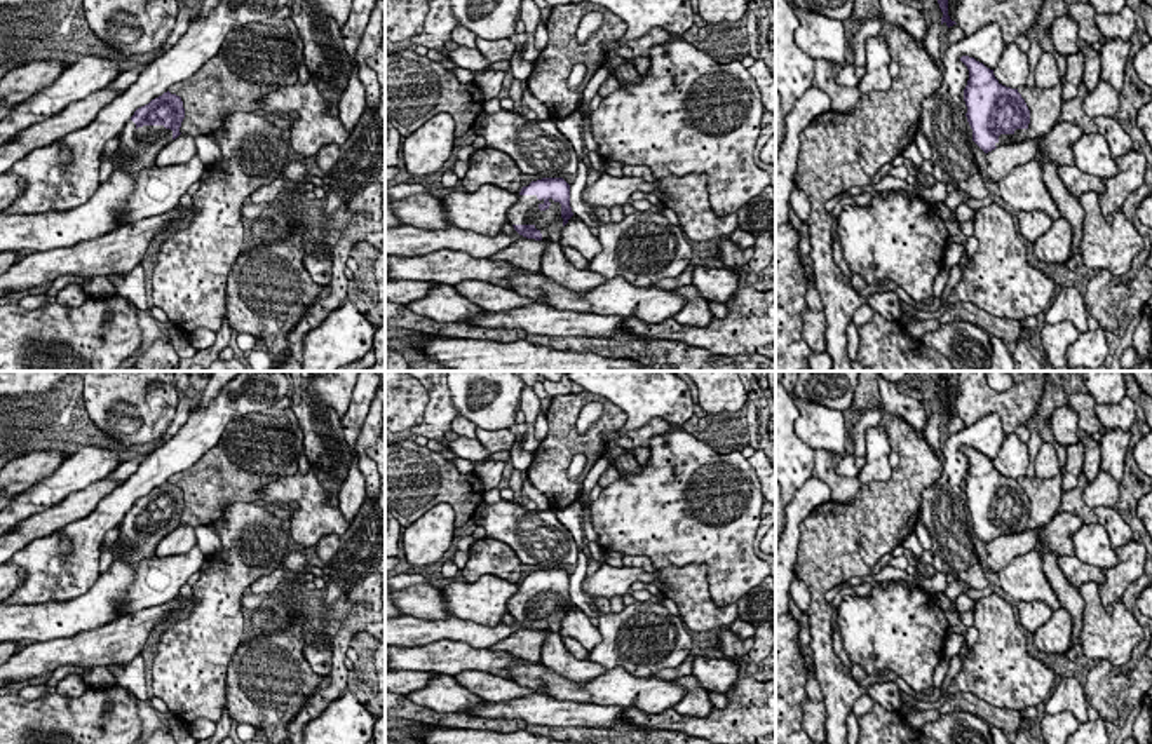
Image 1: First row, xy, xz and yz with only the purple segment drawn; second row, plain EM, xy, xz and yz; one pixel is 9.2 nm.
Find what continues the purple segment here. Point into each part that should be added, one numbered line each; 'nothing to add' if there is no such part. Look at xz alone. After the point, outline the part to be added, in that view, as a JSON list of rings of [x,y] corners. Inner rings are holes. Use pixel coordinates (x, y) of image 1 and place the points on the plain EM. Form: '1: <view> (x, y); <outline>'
1: xz (525, 601); [[[518,585],[518,592],[507,601],[507,613],[511,615],[533,615],[540,624],[542,631],[552,624],[559,624],[563,619],[561,594],[549,589],[551,596],[540,601],[537,585]]]

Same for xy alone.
1: xy (140, 537); [[[129,511],[119,528],[124,545],[117,559],[132,565],[155,556],[157,544],[173,531],[173,521],[164,516],[138,517]]]

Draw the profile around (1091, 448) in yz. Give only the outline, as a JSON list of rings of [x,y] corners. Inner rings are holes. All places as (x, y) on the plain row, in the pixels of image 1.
[[[1077,430],[1079,441],[1084,444],[1084,476],[1093,483],[1101,470],[1101,448],[1088,432]]]

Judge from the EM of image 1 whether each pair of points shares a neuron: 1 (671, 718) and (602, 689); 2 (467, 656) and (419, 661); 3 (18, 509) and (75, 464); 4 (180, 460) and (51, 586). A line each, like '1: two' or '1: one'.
1: two
2: one
3: one
4: one

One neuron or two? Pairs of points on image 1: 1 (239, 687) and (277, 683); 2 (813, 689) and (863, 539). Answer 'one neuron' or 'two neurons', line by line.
1: one neuron
2: two neurons

